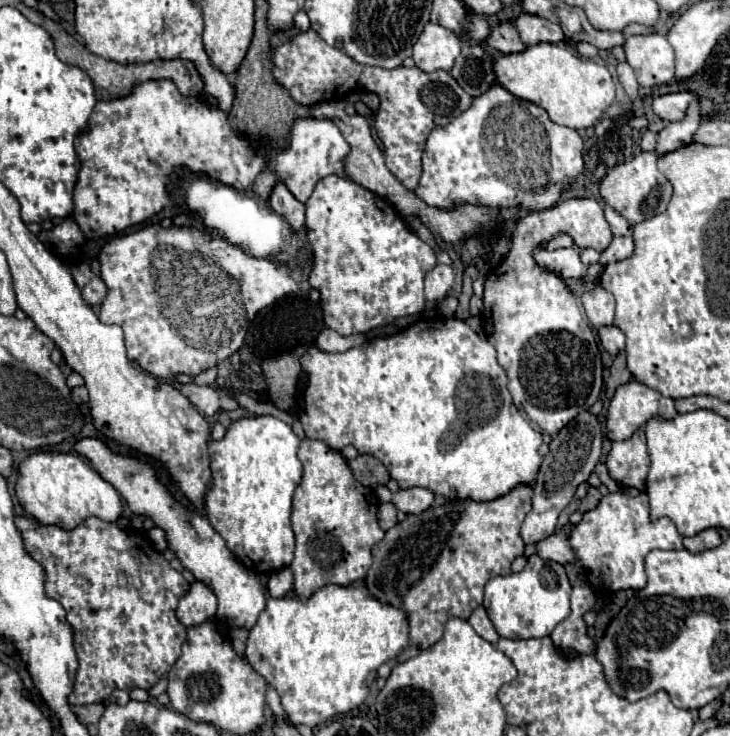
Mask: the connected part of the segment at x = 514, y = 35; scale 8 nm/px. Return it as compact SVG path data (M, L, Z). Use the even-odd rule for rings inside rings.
M499 23L497 27L493 27L487 45L501 51L501 53L523 53L527 49L527 45L519 39L517 29L513 27L513 23Z

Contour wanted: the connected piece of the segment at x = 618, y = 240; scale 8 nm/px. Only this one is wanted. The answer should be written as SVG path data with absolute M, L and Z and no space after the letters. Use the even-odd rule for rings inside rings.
M613 237L609 247L601 253L599 263L607 265L613 261L621 261L633 253L633 239L631 237Z

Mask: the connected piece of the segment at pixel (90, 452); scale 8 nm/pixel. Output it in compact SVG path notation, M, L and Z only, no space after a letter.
M97 437L79 439L73 443L73 449L81 457L85 457L89 465L107 483L111 483L117 489L117 493L127 501L133 513L153 519L153 523L165 531L169 549L183 563L183 567L189 569L195 575L195 579L207 583L215 591L219 599L219 609L217 609L219 619L225 619L229 625L241 625L245 629L251 629L255 625L259 613L265 609L265 591L257 575L235 559L235 555L227 549L223 537L211 527L211 523L203 513L175 499L175 495L159 479L155 459L147 459L143 455L137 455L135 451L127 455L117 453L109 449L103 439Z

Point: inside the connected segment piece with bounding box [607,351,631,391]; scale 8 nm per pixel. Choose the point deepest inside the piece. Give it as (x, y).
(620, 374)

